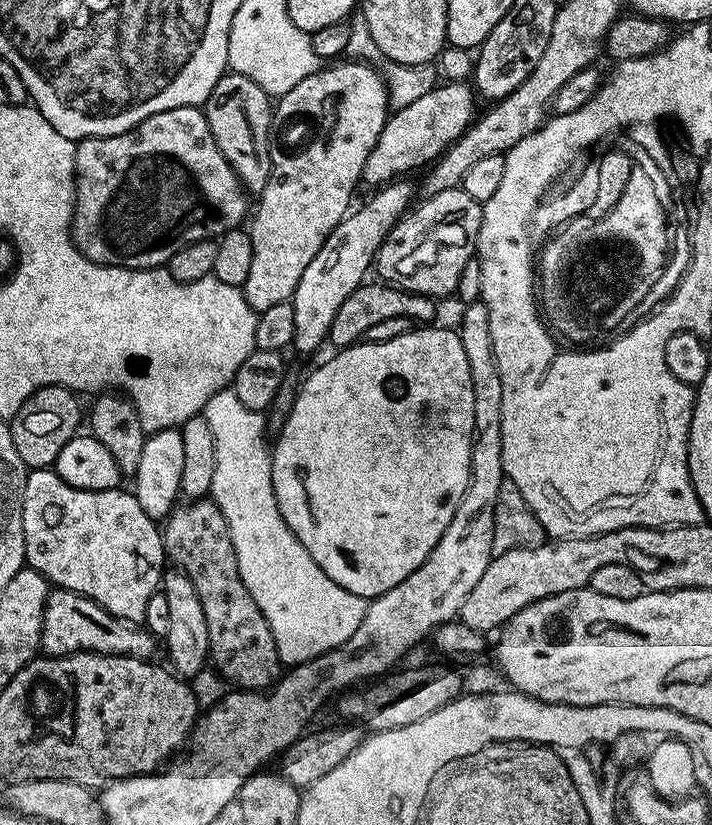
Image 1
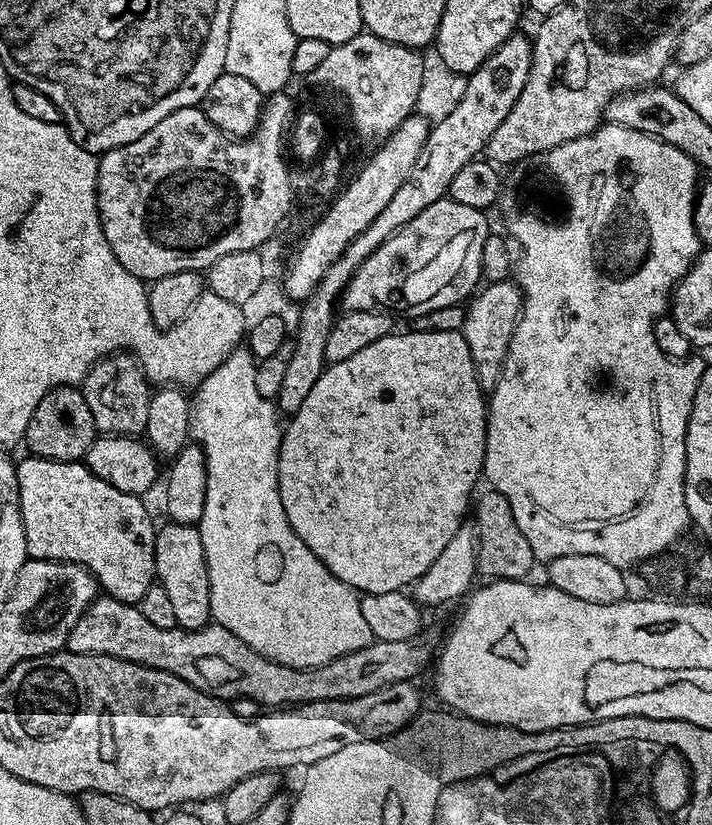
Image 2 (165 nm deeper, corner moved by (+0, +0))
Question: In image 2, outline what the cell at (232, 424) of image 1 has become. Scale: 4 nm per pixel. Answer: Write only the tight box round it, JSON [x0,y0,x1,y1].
[190,347,373,668]

